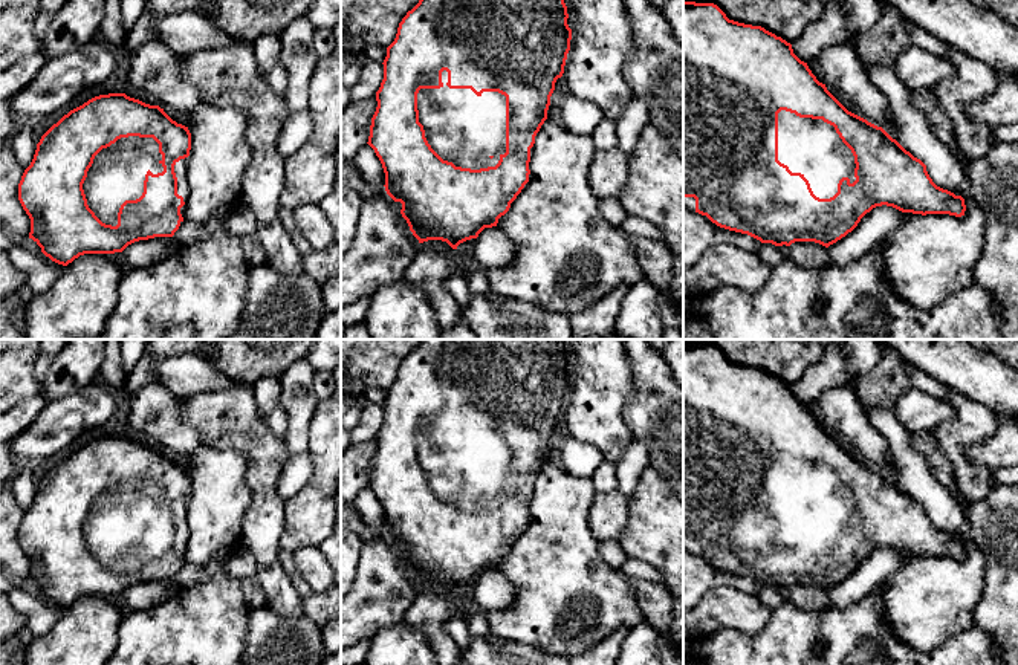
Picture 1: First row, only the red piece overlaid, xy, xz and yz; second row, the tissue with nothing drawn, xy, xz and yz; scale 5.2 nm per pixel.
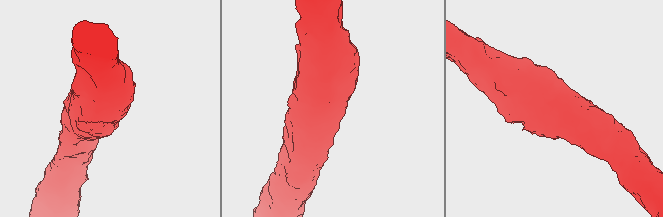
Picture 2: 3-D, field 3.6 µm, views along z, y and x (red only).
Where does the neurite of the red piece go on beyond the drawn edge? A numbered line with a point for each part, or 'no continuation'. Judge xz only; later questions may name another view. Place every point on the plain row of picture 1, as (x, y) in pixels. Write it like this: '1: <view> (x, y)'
1: xz (463, 471)

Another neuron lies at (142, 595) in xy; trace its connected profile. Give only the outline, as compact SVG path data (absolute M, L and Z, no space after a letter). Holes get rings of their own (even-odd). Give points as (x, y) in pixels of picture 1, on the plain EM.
M154 579L128 587L122 596L130 611L133 611L164 602L173 595L174 589L173 579Z

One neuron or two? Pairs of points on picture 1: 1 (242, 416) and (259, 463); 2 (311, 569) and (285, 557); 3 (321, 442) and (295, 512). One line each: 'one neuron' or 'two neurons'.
1: one neuron
2: two neurons
3: one neuron

